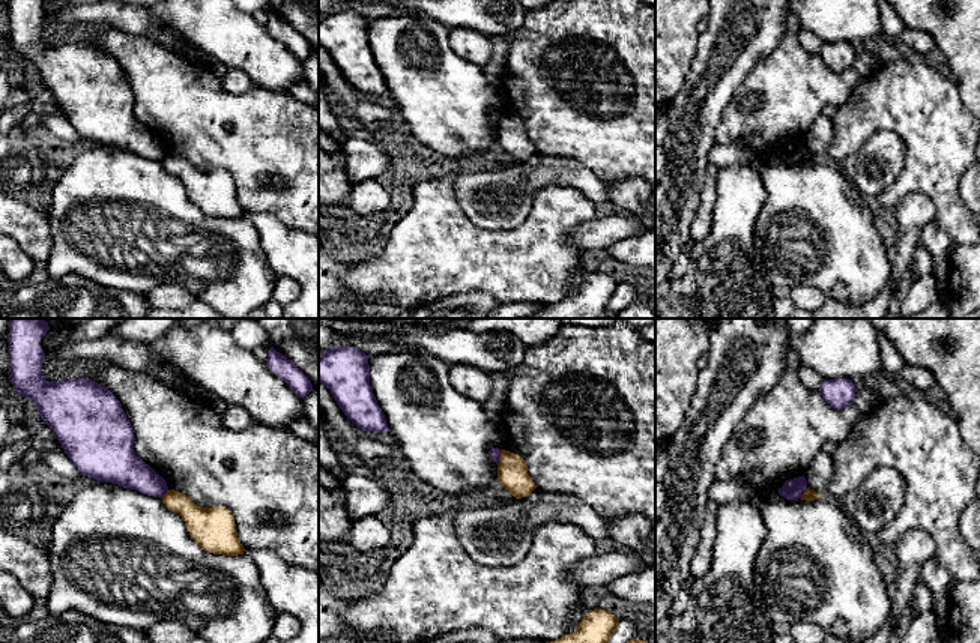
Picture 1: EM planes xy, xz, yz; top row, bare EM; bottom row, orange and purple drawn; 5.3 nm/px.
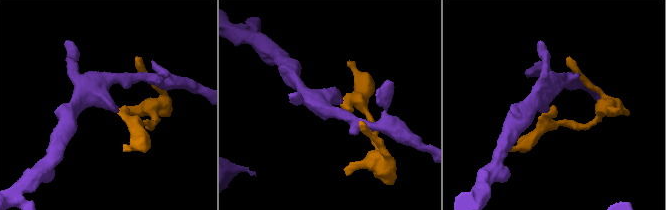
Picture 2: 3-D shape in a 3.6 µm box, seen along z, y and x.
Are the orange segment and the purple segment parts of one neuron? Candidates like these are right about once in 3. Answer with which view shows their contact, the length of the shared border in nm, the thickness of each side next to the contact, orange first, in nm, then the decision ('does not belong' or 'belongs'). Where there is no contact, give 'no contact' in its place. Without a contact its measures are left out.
meets orange in xz; contact 90 nm long; 160 nm thick on the orange side, 60 nm on the other; does not belong

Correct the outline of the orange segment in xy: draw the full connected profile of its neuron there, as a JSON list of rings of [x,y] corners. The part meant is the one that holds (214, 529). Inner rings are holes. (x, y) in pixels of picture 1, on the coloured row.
[[[167,490],[162,503],[182,517],[189,535],[204,551],[243,554],[233,514],[225,506],[200,508],[186,494],[174,490]]]

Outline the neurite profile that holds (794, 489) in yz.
[[[798,476],[798,478],[786,481],[783,487],[779,490],[779,494],[788,500],[798,500],[801,499],[806,490],[807,490],[806,478]]]

